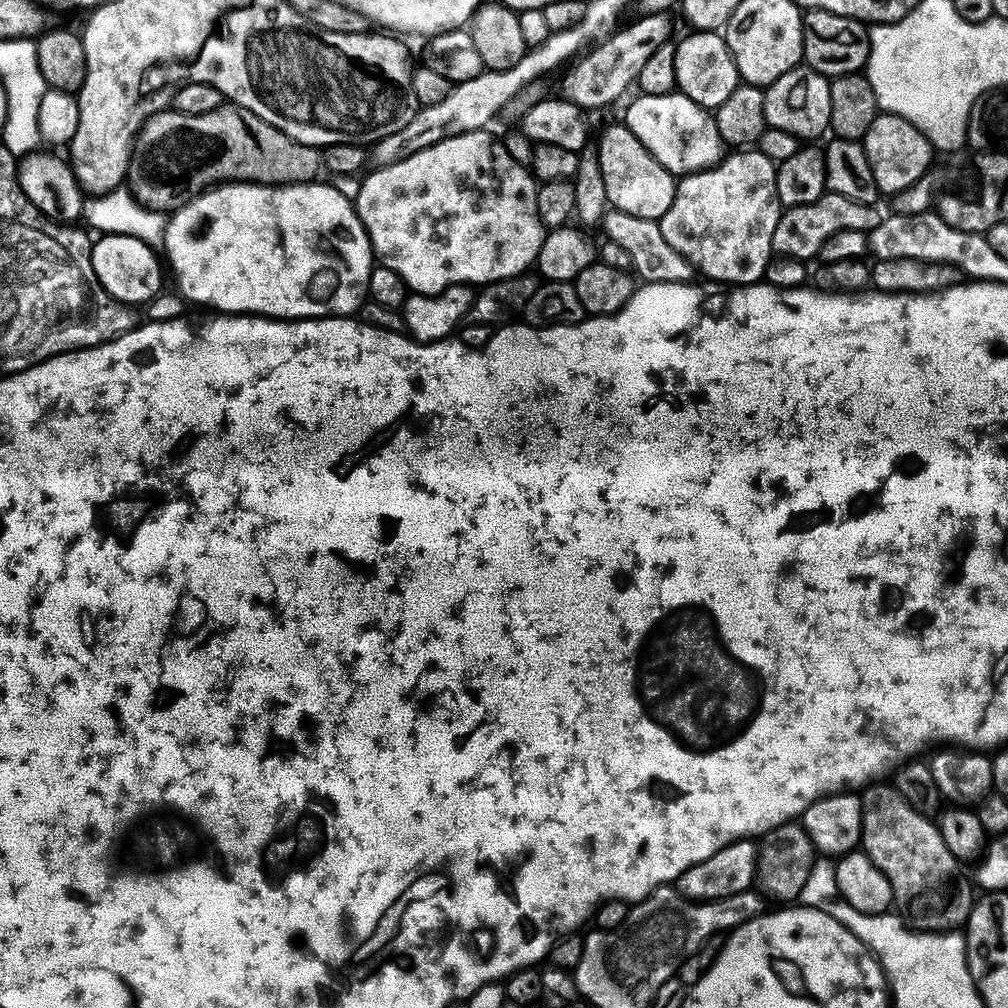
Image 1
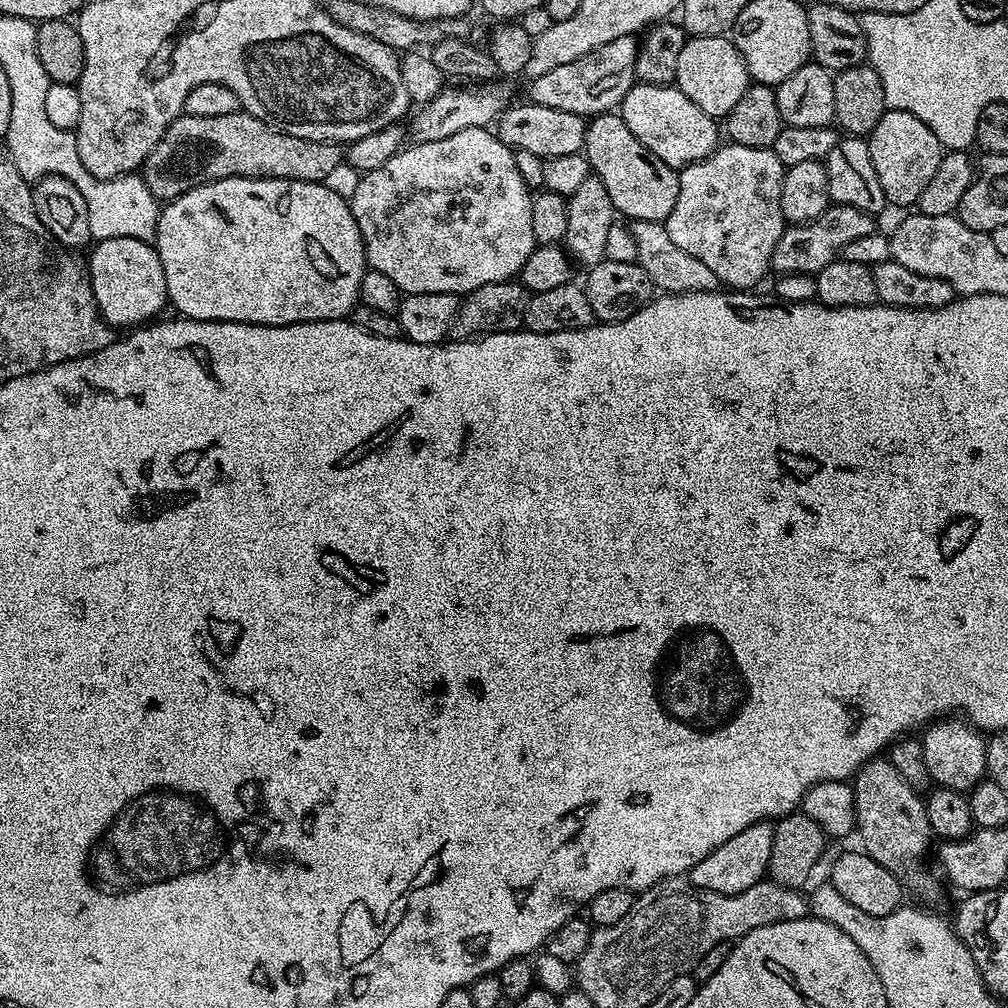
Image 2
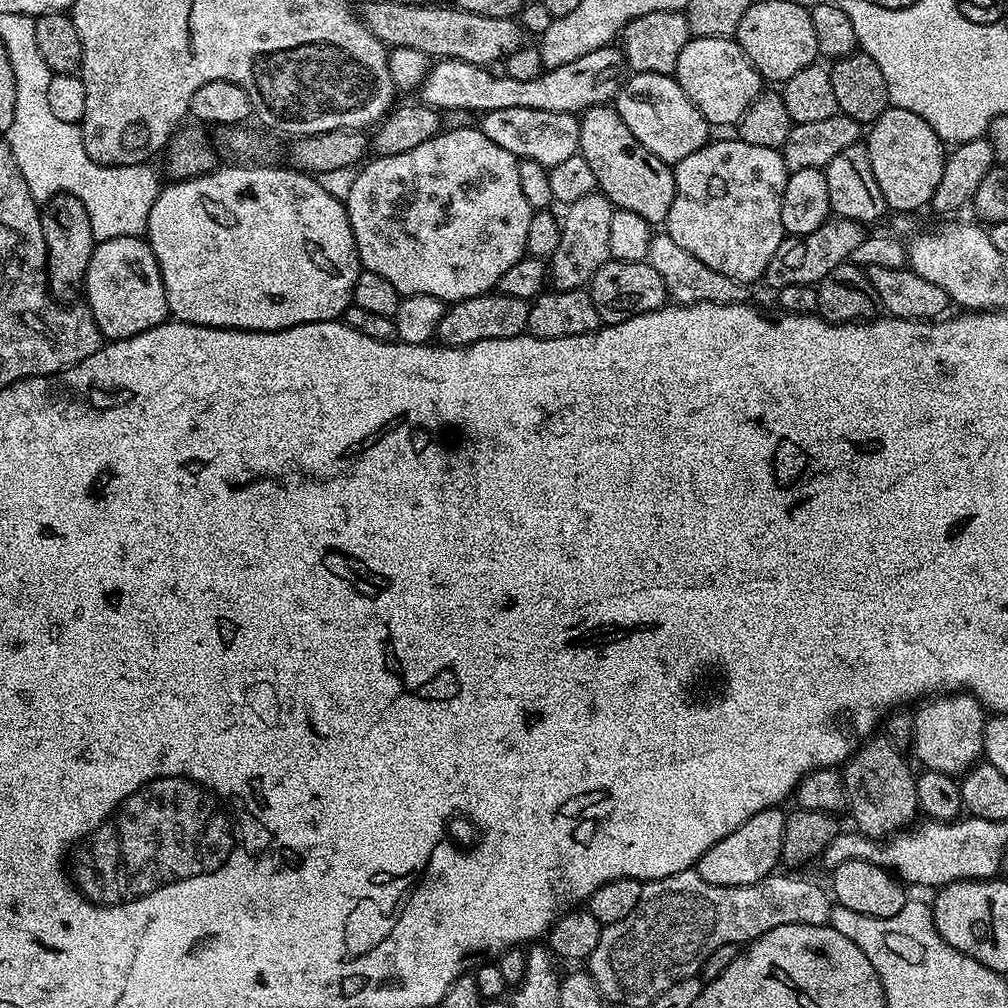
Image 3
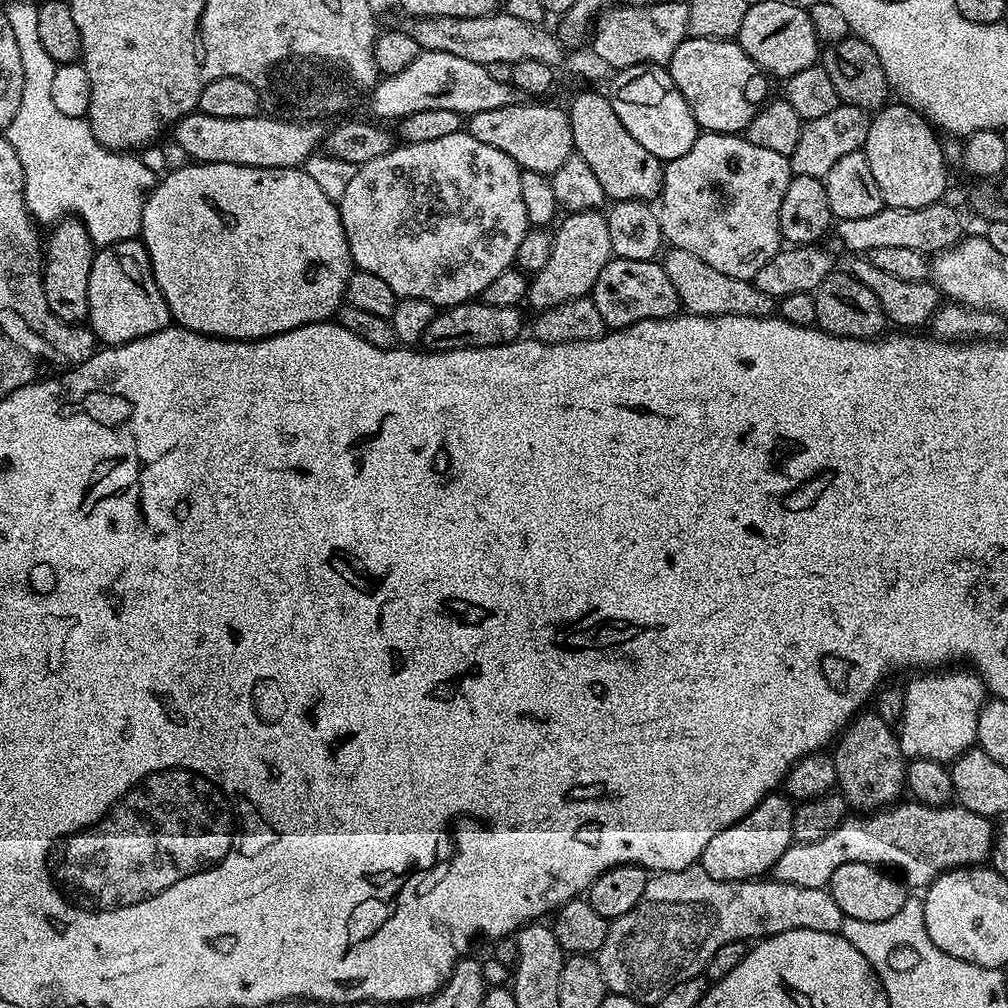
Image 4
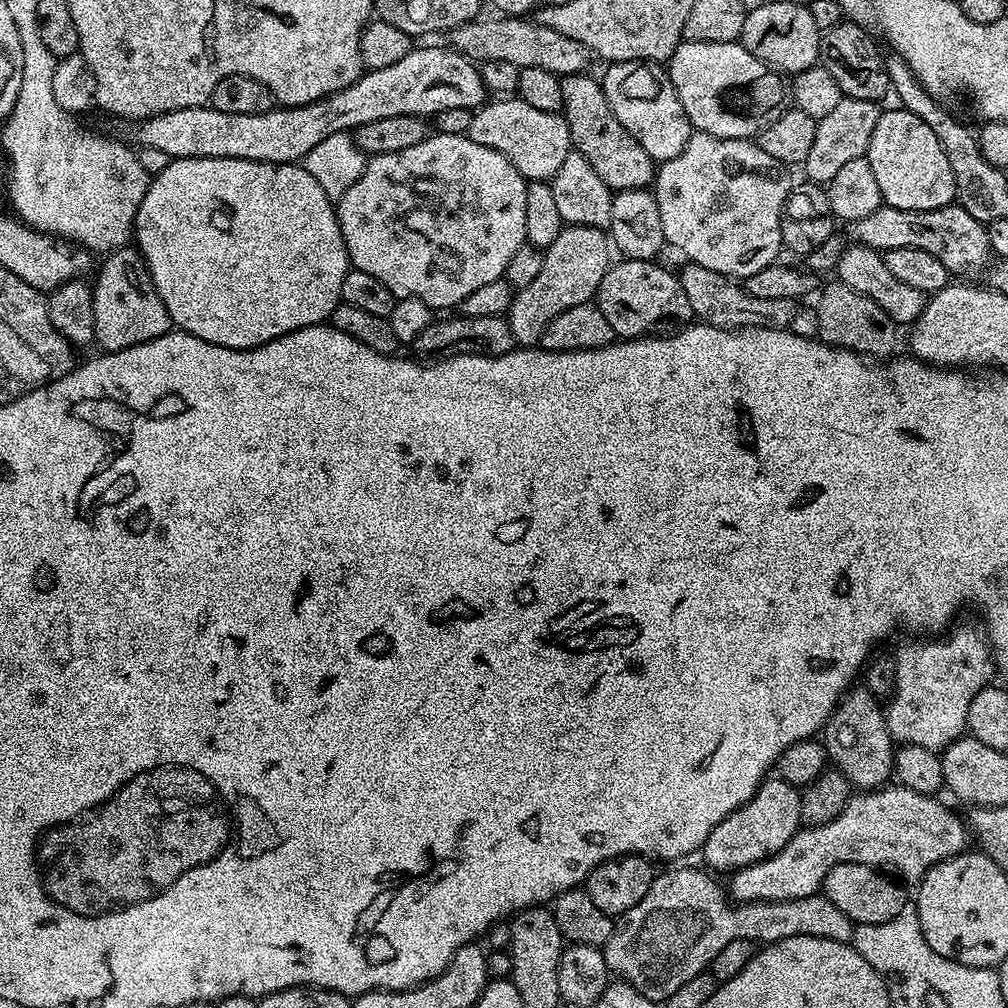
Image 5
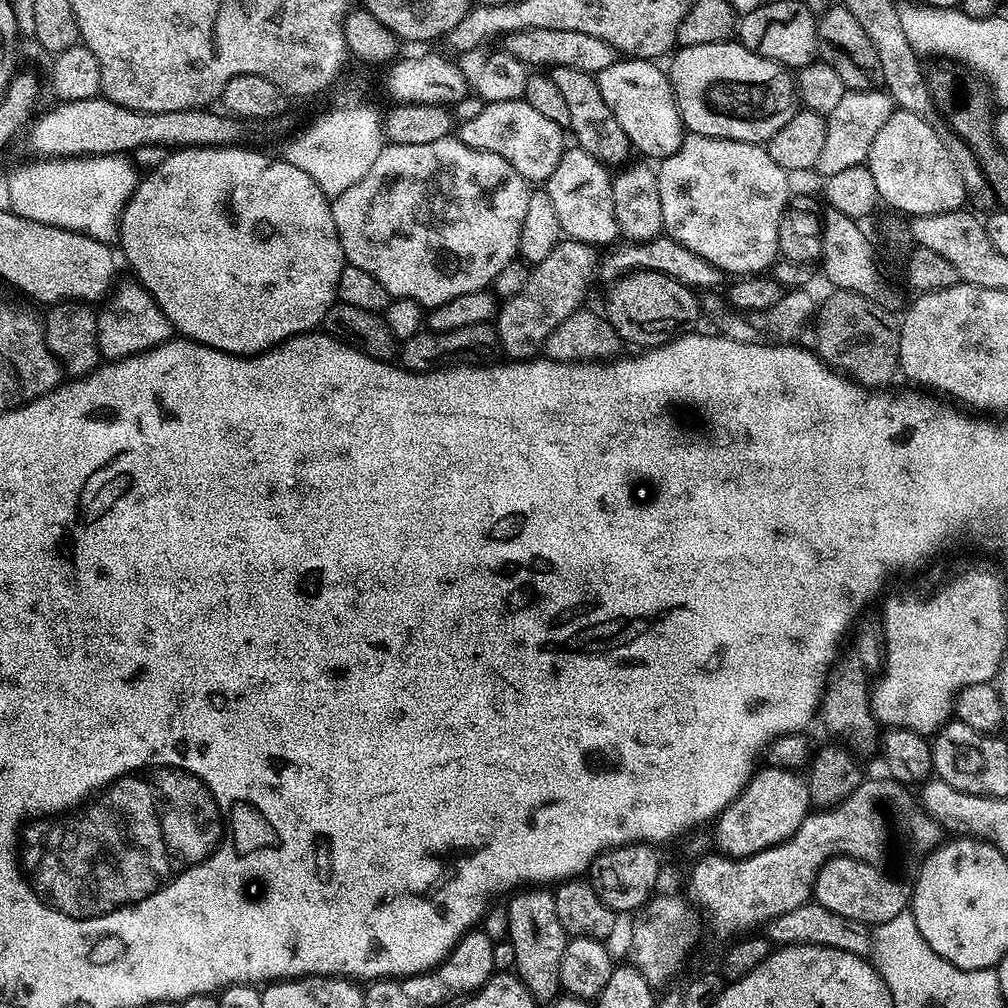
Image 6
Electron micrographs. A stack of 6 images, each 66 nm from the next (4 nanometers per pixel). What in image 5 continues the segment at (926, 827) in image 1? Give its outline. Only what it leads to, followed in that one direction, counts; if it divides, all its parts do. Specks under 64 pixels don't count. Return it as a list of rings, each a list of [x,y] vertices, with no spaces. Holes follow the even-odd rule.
[[[863,686],[853,687],[845,692],[844,699],[836,705],[831,718],[822,729],[822,743],[828,752],[829,761],[848,779],[848,783],[856,790],[871,790],[885,787],[893,779],[894,769],[892,757],[894,755],[894,741],[888,732],[888,722],[882,711],[881,701],[868,693]]]

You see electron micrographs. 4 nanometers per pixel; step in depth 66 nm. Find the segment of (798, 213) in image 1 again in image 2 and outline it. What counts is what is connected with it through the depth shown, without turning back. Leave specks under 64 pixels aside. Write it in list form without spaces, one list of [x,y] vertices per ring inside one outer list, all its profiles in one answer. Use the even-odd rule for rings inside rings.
[[[832,204],[821,216],[814,218],[809,224],[794,224],[785,227],[784,233],[778,238],[778,246],[772,255],[771,271],[785,276],[811,276],[817,272],[821,272],[830,262],[837,260],[841,253],[843,253],[846,245],[850,242],[854,242],[854,238],[866,238],[866,234],[877,231],[878,224],[876,224],[876,220],[877,217],[871,212],[854,210],[854,206]]]

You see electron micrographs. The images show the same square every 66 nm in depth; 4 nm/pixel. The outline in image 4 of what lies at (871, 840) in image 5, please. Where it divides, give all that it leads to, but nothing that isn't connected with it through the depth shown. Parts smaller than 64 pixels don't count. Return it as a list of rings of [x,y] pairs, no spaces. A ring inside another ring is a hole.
[[[897,802],[871,814],[853,815],[830,830],[826,838],[805,844],[793,842],[772,867],[771,879],[794,886],[827,888],[828,879],[838,866],[862,862],[875,864],[884,870],[895,870],[909,889],[924,890],[936,881],[940,873],[950,868],[980,866],[991,857],[994,824],[989,817],[959,806],[932,808],[928,804],[904,803]]]

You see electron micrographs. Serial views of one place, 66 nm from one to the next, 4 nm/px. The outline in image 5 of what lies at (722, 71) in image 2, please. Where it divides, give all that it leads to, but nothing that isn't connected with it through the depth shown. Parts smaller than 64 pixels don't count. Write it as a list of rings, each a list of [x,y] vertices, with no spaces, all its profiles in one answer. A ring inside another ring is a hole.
[[[685,39],[667,61],[666,71],[693,129],[718,138],[755,137],[786,100],[786,84],[780,81],[781,73],[754,58],[739,42],[723,44],[717,40]]]

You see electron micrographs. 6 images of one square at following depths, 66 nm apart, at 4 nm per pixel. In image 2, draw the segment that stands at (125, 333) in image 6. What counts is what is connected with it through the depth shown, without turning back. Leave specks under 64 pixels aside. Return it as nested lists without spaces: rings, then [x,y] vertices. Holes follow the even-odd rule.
[[[110,238],[99,241],[95,247],[91,249],[92,257],[86,260],[86,267],[96,305],[106,323],[116,330],[128,330],[155,321],[164,304],[166,308],[169,303],[166,274],[155,247],[149,241],[138,238]]]

